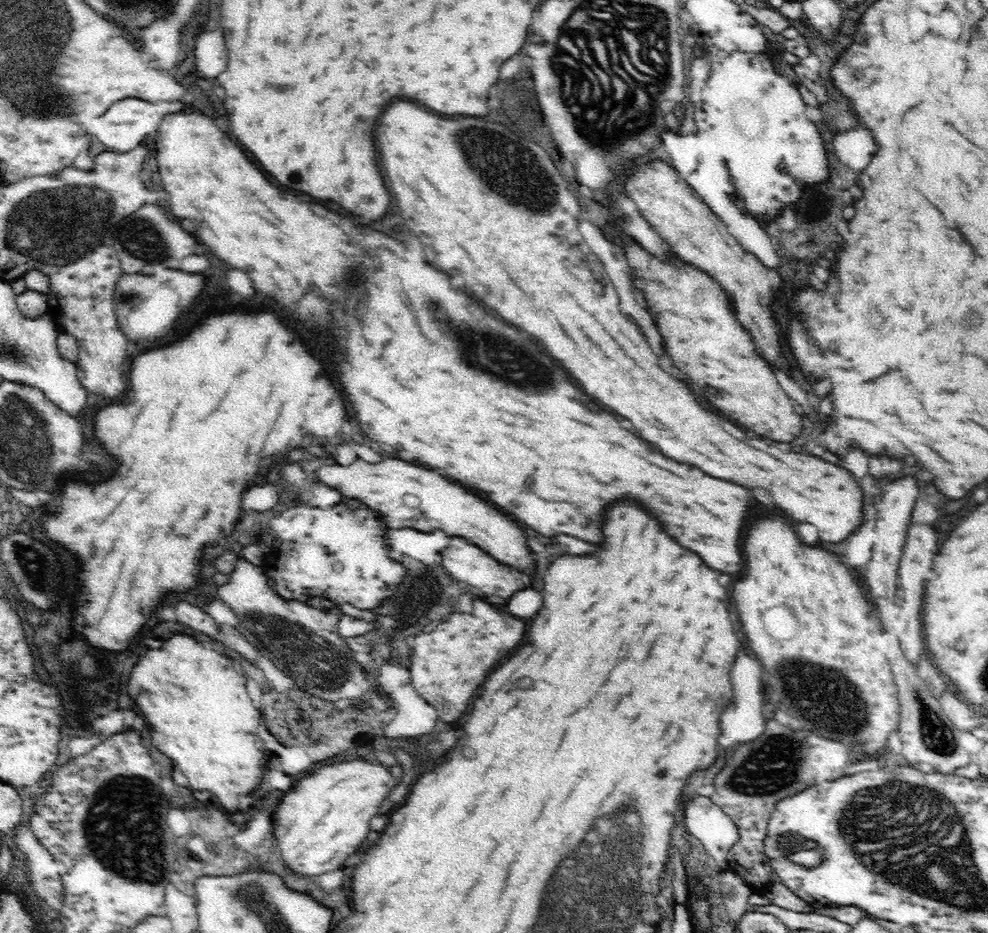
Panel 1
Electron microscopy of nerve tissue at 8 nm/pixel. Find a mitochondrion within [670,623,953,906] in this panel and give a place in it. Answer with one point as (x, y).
(816, 693)

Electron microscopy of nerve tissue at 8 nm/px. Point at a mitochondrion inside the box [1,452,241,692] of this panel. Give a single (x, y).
(38, 565)

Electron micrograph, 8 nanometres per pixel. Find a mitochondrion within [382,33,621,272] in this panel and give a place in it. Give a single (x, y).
(514, 172)

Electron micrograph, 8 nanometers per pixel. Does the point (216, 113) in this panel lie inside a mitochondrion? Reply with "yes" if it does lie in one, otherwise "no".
no

